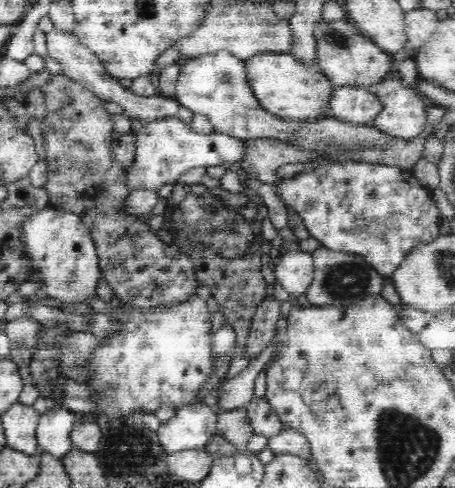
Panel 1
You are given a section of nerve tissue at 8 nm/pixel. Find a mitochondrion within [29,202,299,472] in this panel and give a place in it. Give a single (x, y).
(67, 279)

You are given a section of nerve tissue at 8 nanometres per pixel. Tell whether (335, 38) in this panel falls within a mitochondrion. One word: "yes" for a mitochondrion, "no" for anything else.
yes

